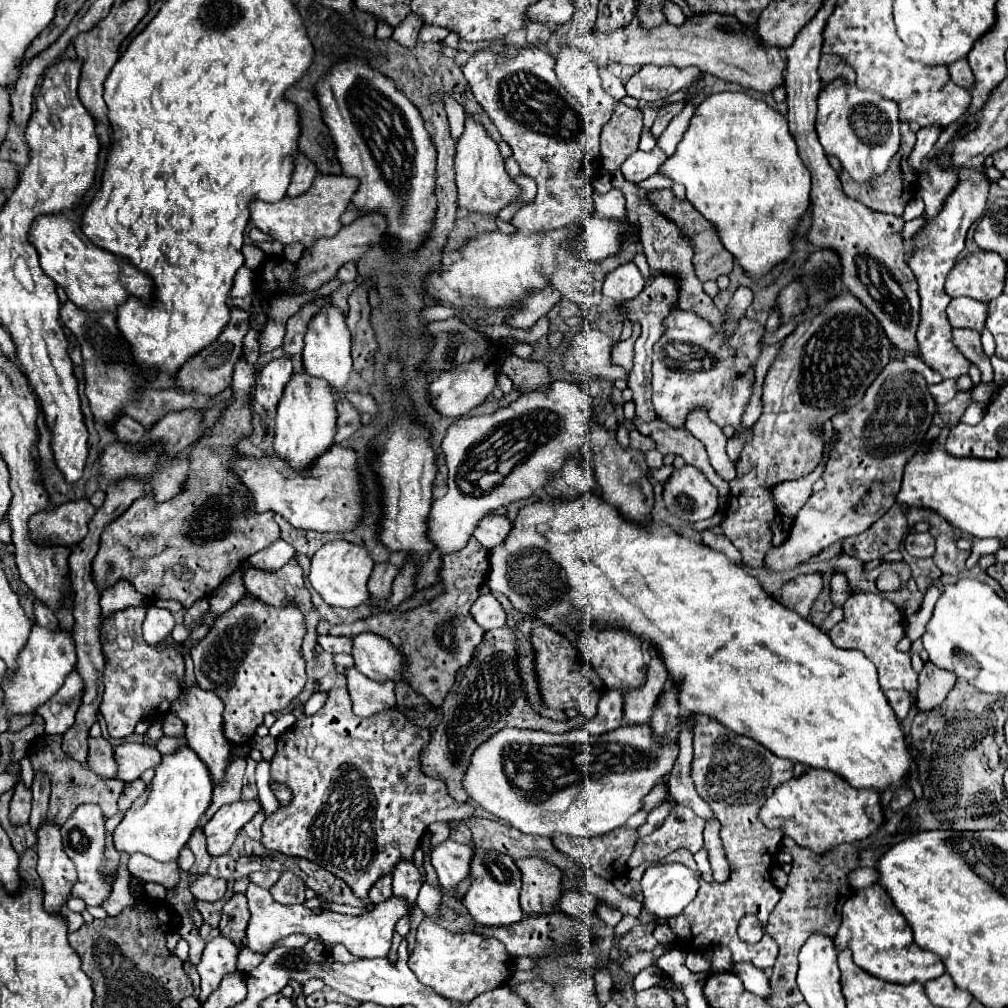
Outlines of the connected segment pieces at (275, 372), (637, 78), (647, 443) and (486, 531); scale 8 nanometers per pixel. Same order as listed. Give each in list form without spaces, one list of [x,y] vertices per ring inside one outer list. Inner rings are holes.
[[[288,357],[272,359],[258,373],[258,383],[254,389],[254,401],[266,411],[276,411],[276,405],[284,393],[284,387],[292,379],[292,363]]]
[[[644,65],[626,83],[626,93],[634,99],[658,101],[658,99],[664,99],[676,91],[682,91],[694,85],[698,75],[700,75],[700,69],[696,67],[678,69],[674,65],[668,65],[668,67]]]
[[[632,429],[632,431],[630,431],[630,443],[632,443],[632,447],[634,447],[634,449],[640,449],[640,451],[646,451],[646,449],[656,447],[656,445],[654,445],[654,441],[650,441],[646,435],[638,433],[636,429]]]
[[[494,513],[494,515],[484,517],[478,523],[478,527],[474,531],[474,537],[490,551],[490,549],[502,545],[502,541],[506,541],[506,537],[510,533],[510,527],[512,527],[512,523],[506,519],[506,515],[496,515]]]

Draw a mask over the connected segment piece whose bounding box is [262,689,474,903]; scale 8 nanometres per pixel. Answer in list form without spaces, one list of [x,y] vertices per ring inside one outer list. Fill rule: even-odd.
[[[332,689],[326,705],[318,713],[306,715],[302,705],[294,707],[292,713],[296,723],[278,737],[278,749],[270,761],[272,783],[286,785],[292,799],[288,805],[280,805],[266,817],[262,825],[262,845],[266,849],[306,857],[318,863],[344,879],[358,897],[370,903],[368,889],[378,877],[390,873],[400,859],[414,855],[430,823],[470,819],[474,815],[470,803],[458,803],[446,793],[446,783],[440,777],[422,773],[420,753],[430,743],[430,731],[410,723],[400,711],[388,709],[362,719],[352,713],[348,689]],[[364,837],[368,837],[368,855],[364,851]],[[364,857],[366,863],[372,863],[378,869],[364,869]]]

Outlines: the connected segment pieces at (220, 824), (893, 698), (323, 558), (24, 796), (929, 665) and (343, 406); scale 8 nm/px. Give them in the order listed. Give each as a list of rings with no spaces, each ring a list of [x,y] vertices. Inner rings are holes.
[[[258,799],[254,801],[238,801],[232,805],[224,805],[216,811],[216,815],[204,825],[206,833],[206,849],[210,857],[218,857],[228,853],[232,847],[238,831],[254,817],[254,813],[260,809]]]
[[[886,691],[886,697],[888,697],[888,701],[890,701],[890,705],[892,705],[892,709],[896,711],[896,717],[898,717],[900,721],[904,721],[906,715],[908,715],[908,711],[910,711],[910,707],[916,705],[916,697],[914,697],[912,693]]]
[[[334,539],[326,543],[318,553],[312,557],[312,567],[310,567],[310,585],[322,595],[322,599],[332,605],[332,607],[358,607],[362,603],[368,603],[370,593],[366,589],[368,577],[374,569],[374,561],[362,549],[362,545],[354,545],[344,539]]]
[[[18,783],[14,787],[14,797],[10,801],[10,821],[12,821],[12,825],[28,825],[30,801],[32,801],[30,789],[26,789],[24,783]]]
[[[926,661],[920,671],[918,683],[920,683],[920,687],[916,691],[918,709],[928,711],[928,709],[938,707],[948,697],[948,693],[956,685],[956,677],[954,677],[954,673],[950,673],[946,669],[938,669],[932,661]]]
[[[340,399],[336,403],[336,409],[338,409],[338,433],[336,433],[334,441],[342,443],[342,441],[350,439],[358,431],[358,427],[360,427],[360,413],[348,399]]]

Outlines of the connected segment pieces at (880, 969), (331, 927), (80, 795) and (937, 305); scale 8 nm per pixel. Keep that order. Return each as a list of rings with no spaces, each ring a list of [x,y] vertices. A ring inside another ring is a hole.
[[[876,885],[858,889],[842,909],[842,925],[838,929],[838,935],[834,941],[838,943],[838,949],[850,947],[852,959],[858,967],[862,967],[868,973],[874,973],[874,977],[890,981],[890,983],[926,983],[930,979],[940,977],[946,969],[938,955],[920,949],[912,939],[912,929],[906,925],[904,917],[894,909],[890,897]]]
[[[250,883],[248,891],[248,907],[250,907],[250,921],[246,927],[246,937],[248,937],[248,947],[260,955],[266,955],[270,949],[274,949],[274,943],[280,939],[292,935],[292,933],[306,933],[310,939],[318,939],[320,943],[342,943],[344,947],[350,949],[350,953],[364,957],[364,959],[378,959],[386,957],[390,951],[392,943],[392,933],[394,925],[398,919],[406,917],[410,913],[410,905],[402,901],[400,897],[388,897],[386,901],[378,903],[370,913],[352,917],[352,915],[340,915],[332,911],[324,911],[320,915],[314,915],[310,909],[304,905],[280,905],[272,899],[270,891]]]
[[[40,735],[34,739],[34,743],[30,745],[28,751],[28,759],[34,767],[34,773],[44,771],[50,777],[50,785],[52,785],[52,793],[50,793],[50,809],[48,809],[48,819],[52,825],[62,825],[74,807],[78,807],[80,803],[96,803],[100,805],[102,813],[106,817],[116,815],[118,813],[118,797],[124,793],[124,781],[118,779],[104,779],[96,773],[92,773],[88,767],[76,763],[70,757],[62,755],[60,749],[62,743],[62,735]]]
[[[962,171],[958,187],[950,193],[946,199],[940,215],[924,229],[924,249],[916,251],[910,259],[910,269],[916,275],[918,281],[918,295],[920,295],[920,325],[916,331],[918,351],[914,357],[924,361],[932,371],[940,373],[944,379],[956,378],[968,374],[971,362],[954,349],[954,343],[950,341],[950,323],[946,319],[946,307],[950,303],[950,295],[944,291],[944,281],[950,273],[950,269],[956,263],[956,257],[964,249],[964,239],[970,229],[970,225],[982,215],[986,197],[988,197],[988,179],[982,173],[974,171]]]

